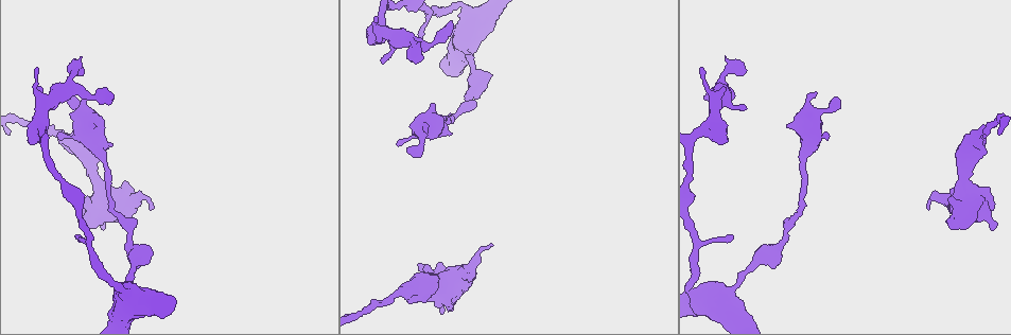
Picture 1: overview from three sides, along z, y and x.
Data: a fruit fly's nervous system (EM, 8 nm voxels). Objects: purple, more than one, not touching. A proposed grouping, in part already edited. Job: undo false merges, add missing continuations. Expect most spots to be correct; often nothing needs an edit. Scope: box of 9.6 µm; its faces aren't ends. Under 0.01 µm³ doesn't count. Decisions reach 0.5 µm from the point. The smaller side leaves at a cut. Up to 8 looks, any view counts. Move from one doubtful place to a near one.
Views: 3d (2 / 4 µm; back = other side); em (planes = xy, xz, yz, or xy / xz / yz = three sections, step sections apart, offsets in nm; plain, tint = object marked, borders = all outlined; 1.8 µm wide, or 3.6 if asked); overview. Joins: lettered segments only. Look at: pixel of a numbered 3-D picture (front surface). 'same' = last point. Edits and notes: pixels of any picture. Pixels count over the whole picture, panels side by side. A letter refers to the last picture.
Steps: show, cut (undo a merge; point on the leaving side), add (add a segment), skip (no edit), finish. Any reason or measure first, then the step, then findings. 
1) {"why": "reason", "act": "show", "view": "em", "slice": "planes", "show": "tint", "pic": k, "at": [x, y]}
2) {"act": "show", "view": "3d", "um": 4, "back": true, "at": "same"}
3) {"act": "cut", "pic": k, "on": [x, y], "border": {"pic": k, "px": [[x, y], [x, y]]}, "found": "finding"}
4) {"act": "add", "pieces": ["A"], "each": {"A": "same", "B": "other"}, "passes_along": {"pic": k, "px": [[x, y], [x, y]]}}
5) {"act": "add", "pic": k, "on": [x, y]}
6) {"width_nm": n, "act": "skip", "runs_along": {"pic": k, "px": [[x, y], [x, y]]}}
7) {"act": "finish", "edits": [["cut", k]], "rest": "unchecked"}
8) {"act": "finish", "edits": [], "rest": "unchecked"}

{"why": "an open end", "act": "show", "view": "em", "slice": "xz", "step": 4, "show": "borders", "pic": 1, "at": [154, 206]}

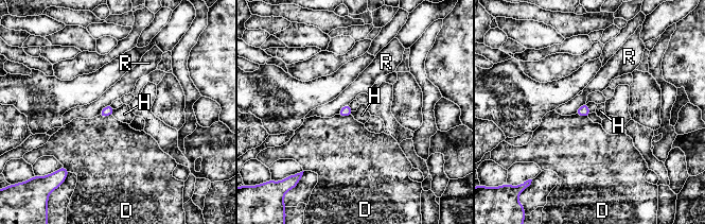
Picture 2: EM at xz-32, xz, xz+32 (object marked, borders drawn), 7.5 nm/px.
{"act": "skip", "each": {"D": "other", "H": "other", "R": "other"}, "border": {"pic": 2, "px": [[115, 109], [111, 115]]}, "found": "none of them fits"}

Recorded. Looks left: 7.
{"why": "thick turns thin", "act": "show", "view": "3d", "um": 2, "pic": 1, "at": [94, 172]}

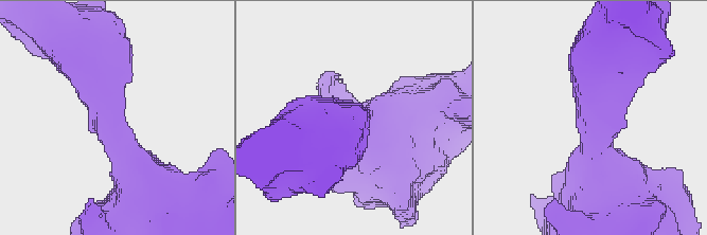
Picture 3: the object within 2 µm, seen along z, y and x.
{"arm_widths_nm": [500, 650], "why": "need the tissue", "act": "show", "view": "em", "slice": "planes", "show": "tint", "pic": 3, "at": [594, 121]}

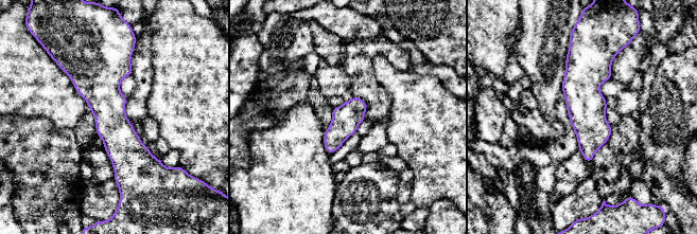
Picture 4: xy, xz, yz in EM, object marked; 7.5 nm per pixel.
{"act": "show", "view": "em", "slice": "planes", "show": "borders", "at": "same"}

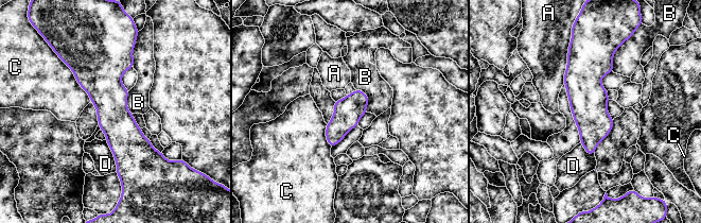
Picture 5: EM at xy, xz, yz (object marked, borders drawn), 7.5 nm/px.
{"width_nm": 220, "longest_contact_nm": ["C", 400], "act": "skip", "each": {"A": "other", "B": "other", "C": "other", "D": "other"}, "found": "all the same neuron"}

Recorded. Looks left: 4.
{"why": "an open end", "act": "show", "view": "3d", "um": 2, "pic": 1, "at": [441, 309]}

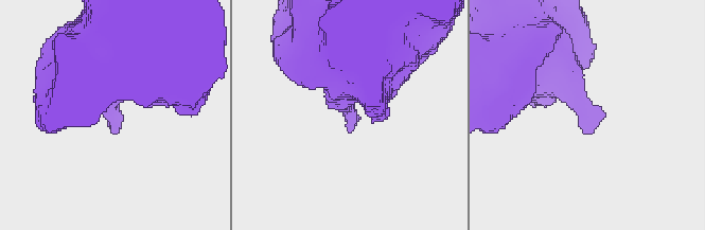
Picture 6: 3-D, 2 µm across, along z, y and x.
{"why": "need the tissue", "act": "show", "view": "em", "slice": "planes", "show": "plain", "pic": 6, "at": [351, 114]}

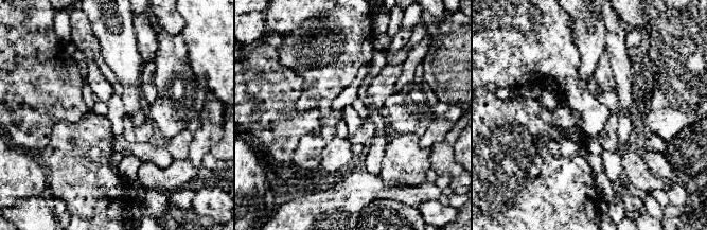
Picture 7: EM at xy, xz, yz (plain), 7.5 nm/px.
{"why": "what lies round it", "act": "show", "view": "em", "slice": "planes", "show": "borders", "at": "same"}

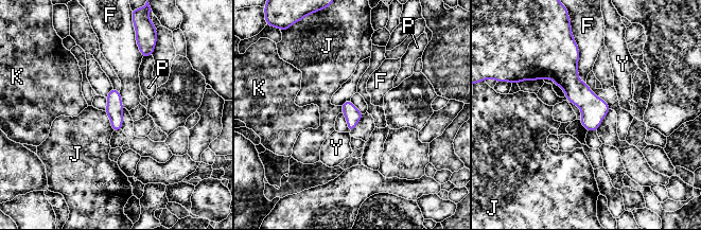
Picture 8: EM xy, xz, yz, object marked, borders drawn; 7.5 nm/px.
{"act": "skip", "each": {"F": "other", "J": "other", "K": "other", "P": "other", "Y": "other"}, "border": {"pic": 8, "px": [[104, 111], [114, 130]]}, "found": "none of them fits"}

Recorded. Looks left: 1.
{"act": "finish", "edits": [], "rest": "unchecked"}

